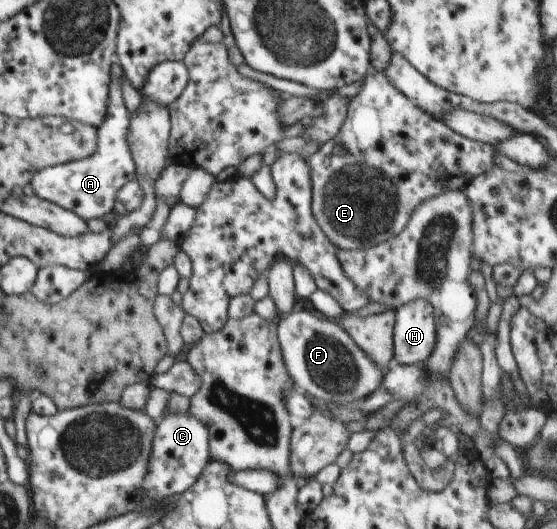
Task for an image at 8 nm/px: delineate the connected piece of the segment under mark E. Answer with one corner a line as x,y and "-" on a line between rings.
370,71
365,84
352,97
346,120
337,135
306,160
311,170
311,211
316,222
339,249
372,248
400,234
411,214
426,200
446,191
462,190
476,175
496,168
494,147
450,130
400,92
383,72

